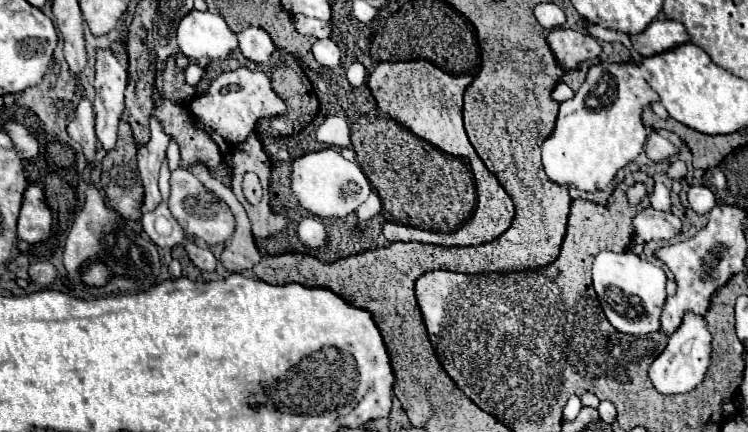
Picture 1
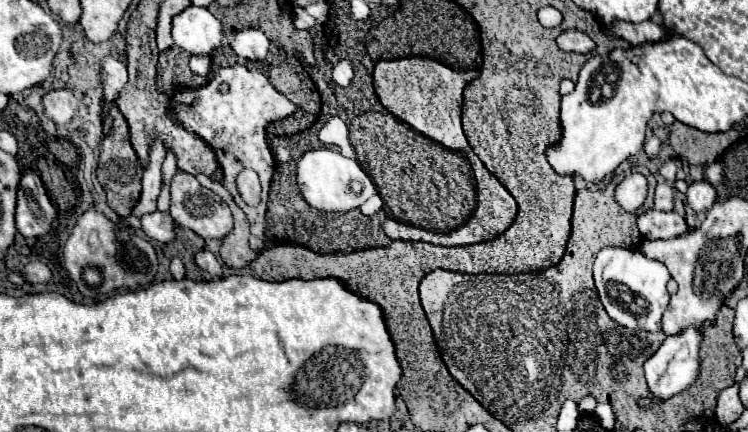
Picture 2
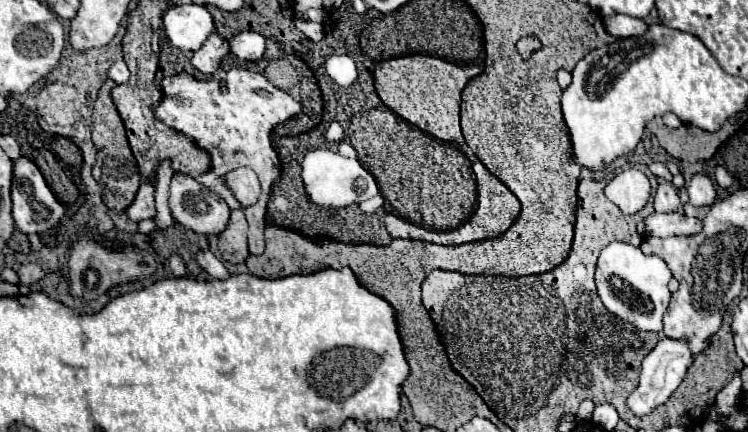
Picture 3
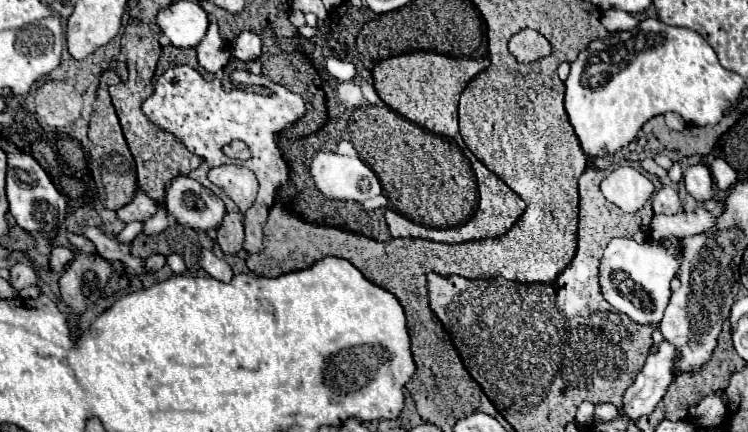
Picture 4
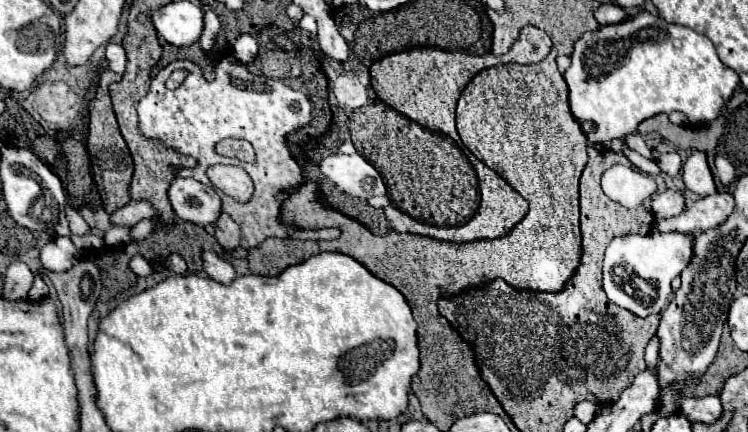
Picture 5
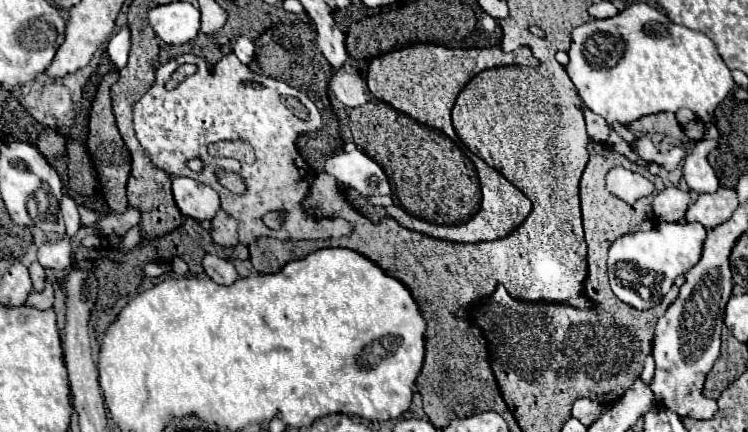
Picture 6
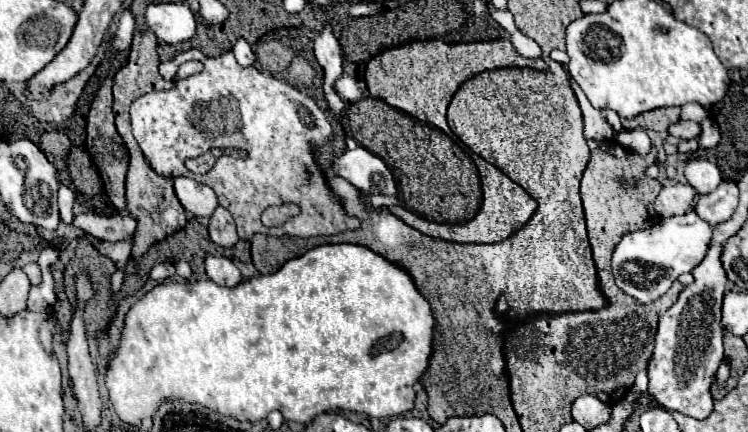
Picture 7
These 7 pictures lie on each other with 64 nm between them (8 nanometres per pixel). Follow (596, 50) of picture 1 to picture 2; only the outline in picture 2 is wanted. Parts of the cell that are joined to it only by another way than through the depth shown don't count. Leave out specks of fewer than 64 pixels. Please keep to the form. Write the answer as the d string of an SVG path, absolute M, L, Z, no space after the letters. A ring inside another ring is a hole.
M568 30L568 32L560 34L556 42L562 50L570 50L570 52L590 52L590 50L594 50L594 42L578 30Z

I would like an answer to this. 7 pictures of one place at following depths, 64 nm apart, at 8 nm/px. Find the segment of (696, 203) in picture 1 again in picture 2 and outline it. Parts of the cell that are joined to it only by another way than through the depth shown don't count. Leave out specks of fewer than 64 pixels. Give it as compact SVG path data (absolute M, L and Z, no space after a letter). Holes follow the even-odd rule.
M706 180L692 182L688 186L686 198L688 198L688 206L692 206L696 212L704 212L704 210L708 210L716 202L716 190Z

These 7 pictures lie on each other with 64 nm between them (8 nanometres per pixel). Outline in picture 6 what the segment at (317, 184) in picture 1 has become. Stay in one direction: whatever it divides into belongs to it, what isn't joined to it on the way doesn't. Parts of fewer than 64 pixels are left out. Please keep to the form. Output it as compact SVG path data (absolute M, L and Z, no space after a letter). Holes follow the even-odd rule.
M362 150L342 152L326 160L326 172L338 182L358 190L364 196L392 194L390 180L382 166L366 156Z

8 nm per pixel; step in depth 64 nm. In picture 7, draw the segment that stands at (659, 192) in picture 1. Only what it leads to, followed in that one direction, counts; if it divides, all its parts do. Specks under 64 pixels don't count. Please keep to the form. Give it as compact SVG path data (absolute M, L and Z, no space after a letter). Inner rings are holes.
M670 184L664 186L656 198L656 212L664 218L674 214L684 214L694 204L696 190L690 184Z

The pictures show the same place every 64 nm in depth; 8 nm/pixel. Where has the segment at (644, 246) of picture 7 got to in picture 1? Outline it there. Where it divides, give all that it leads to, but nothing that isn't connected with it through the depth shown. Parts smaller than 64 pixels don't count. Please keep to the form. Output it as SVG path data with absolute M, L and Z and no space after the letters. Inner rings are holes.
M604 250L594 258L592 266L592 284L600 306L610 324L624 334L650 334L660 330L660 314L666 304L666 280L666 272L660 264L644 260L632 250Z

